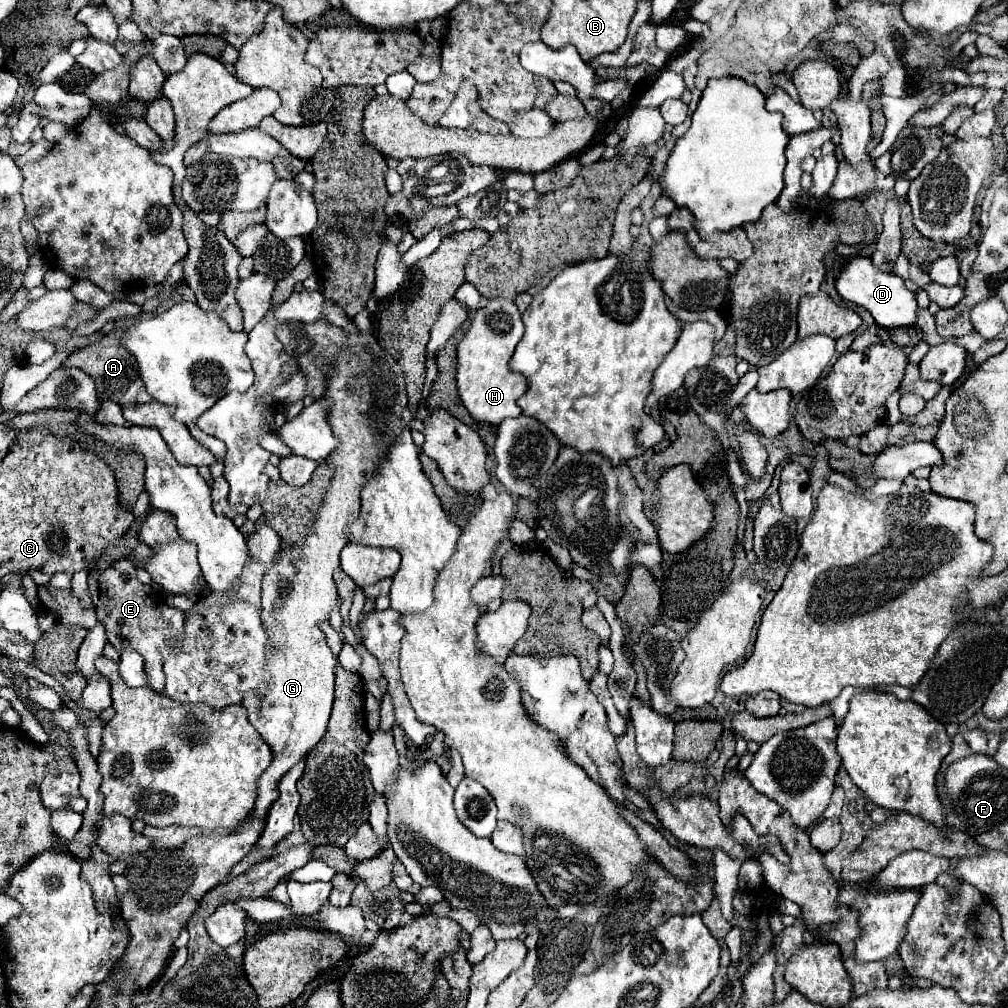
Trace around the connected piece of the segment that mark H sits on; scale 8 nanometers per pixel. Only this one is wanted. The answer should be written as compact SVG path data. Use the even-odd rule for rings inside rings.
M491 299L485 309L479 309L471 321L469 331L457 345L457 389L463 405L473 419L499 425L507 417L519 417L521 407L517 399L527 391L525 377L513 377L509 369L509 359L515 351L515 345L523 337L525 325L521 313L513 301ZM473 371L477 377L469 377Z

